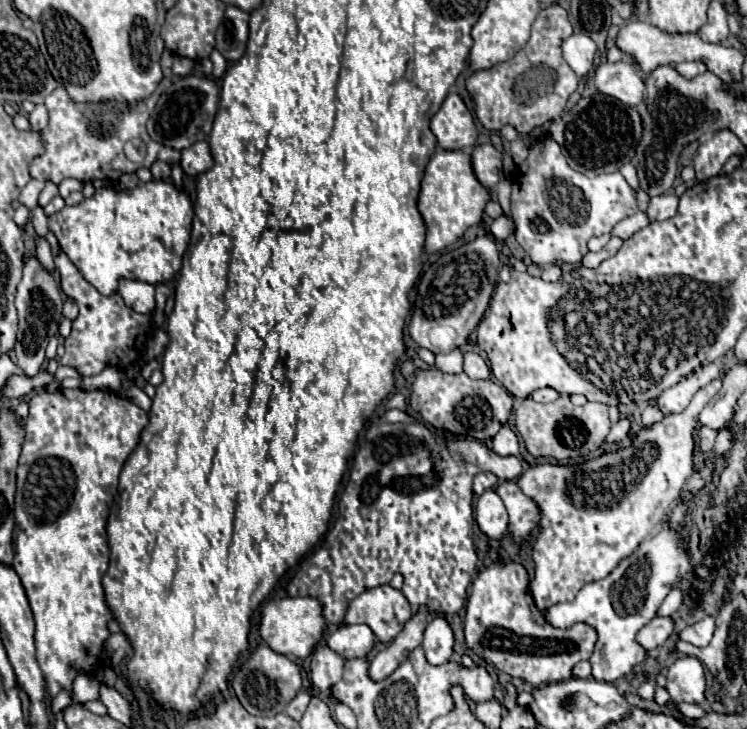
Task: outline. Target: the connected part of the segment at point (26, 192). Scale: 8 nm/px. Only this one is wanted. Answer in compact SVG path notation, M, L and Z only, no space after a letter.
M30 180L30 182L22 188L22 192L20 192L20 196L18 196L18 202L24 204L28 210L32 210L32 208L36 206L36 202L38 202L38 194L40 194L42 188L44 188L44 182L40 182L40 180Z

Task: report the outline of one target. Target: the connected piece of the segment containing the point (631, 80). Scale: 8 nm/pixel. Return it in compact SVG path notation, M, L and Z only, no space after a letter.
M624 62L600 64L594 72L594 84L598 92L618 98L628 106L638 106L644 100L644 82L636 70Z

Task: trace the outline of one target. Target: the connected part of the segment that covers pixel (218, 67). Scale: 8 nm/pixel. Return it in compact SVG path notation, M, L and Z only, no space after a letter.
M213 50L210 55L210 60L213 63L212 76L216 79L222 78L227 68L227 61L224 56L219 55L218 50Z

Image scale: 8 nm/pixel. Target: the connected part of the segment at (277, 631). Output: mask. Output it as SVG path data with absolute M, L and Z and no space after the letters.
M296 596L296 598L282 598L282 600L270 600L262 608L262 620L260 620L260 636L262 640L278 654L294 656L294 658L306 658L312 654L316 644L322 640L324 630L328 628L324 616L322 616L322 604L318 598L312 596Z

